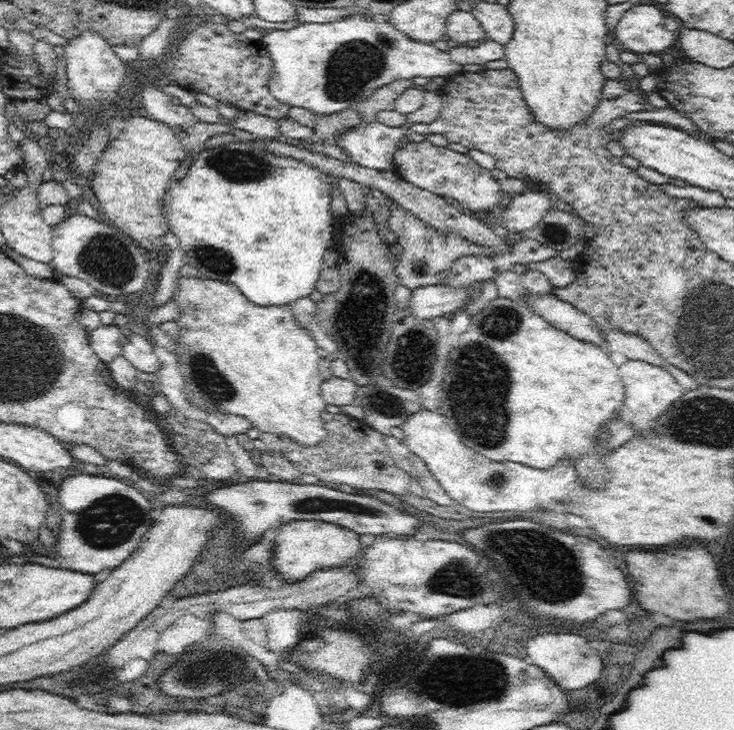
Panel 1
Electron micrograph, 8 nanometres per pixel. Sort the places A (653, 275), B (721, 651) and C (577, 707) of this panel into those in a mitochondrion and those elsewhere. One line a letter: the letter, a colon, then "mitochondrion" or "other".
A: other
B: other
C: other

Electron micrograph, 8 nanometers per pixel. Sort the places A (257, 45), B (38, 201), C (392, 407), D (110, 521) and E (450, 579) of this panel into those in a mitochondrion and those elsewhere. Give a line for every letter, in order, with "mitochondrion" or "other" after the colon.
A: other
B: other
C: mitochondrion
D: mitochondrion
E: mitochondrion

